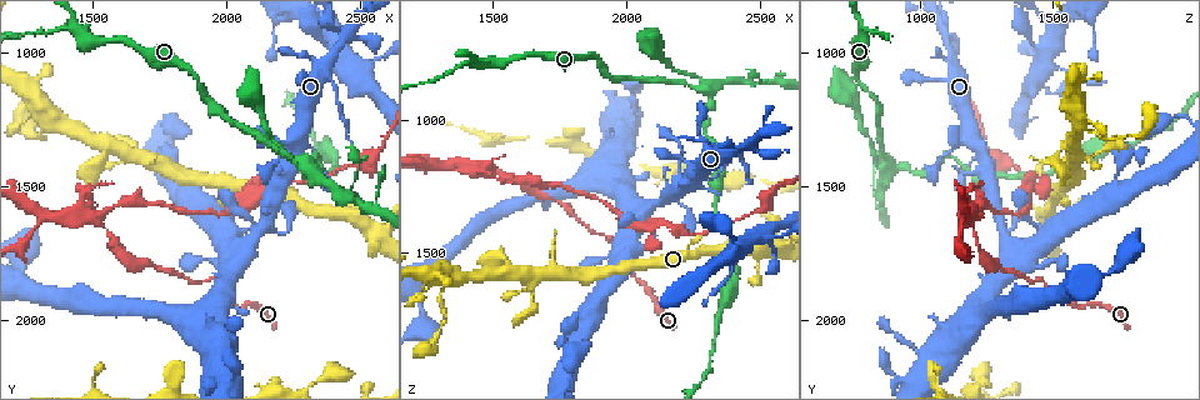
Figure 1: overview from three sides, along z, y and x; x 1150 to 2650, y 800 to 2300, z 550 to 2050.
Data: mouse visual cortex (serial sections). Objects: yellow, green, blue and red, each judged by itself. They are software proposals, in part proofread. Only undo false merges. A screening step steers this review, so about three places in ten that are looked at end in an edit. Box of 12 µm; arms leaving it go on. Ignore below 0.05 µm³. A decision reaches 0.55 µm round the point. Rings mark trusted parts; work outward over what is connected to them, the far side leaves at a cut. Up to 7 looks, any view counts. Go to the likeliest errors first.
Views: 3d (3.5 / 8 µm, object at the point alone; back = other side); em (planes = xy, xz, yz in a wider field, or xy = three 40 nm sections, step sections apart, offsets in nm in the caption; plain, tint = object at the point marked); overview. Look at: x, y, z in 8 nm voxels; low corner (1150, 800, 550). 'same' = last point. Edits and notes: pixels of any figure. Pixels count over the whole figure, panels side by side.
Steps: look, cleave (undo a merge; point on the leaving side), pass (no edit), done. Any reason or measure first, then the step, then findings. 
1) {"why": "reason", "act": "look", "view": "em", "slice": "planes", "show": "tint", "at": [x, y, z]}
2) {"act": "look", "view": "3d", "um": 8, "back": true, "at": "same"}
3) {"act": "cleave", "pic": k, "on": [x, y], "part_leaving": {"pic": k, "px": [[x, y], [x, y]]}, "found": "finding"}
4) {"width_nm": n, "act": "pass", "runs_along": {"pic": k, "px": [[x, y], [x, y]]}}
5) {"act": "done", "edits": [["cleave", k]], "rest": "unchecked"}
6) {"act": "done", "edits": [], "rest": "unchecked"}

{"why": "two arms at a narrow angle", "act": "look", "view": "3d", "um": 3.5, "at": [2210, 1370, 860]}

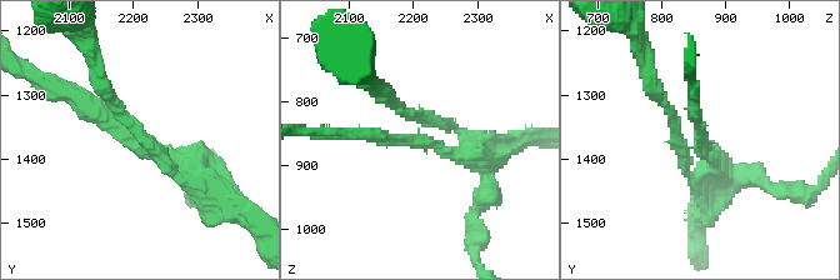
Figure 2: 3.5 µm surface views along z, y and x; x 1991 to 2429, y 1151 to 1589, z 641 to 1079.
{"arms": 3, "arm_widths_nm": [150, 150, 350], "why": "now the EM", "act": "look", "view": "em", "slice": "planes", "show": "tint", "at": [2220, 1370, 860]}

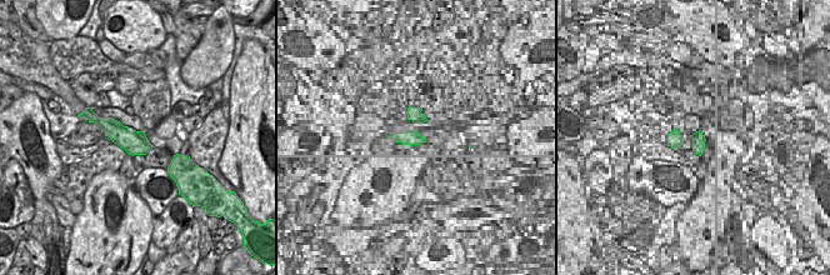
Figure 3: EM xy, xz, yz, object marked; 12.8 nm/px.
{"act": "pass", "runs_along": {"pic": 2, "px": [[74, 95], [108, 126], [208, 176]]}, "found": "one cell here"}

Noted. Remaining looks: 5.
{"why": "small branch off a trunk", "act": "look", "view": "3d", "um": 8, "at": [1510, 1620, 1200]}

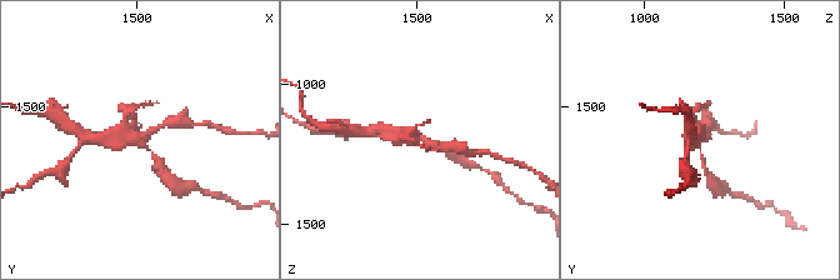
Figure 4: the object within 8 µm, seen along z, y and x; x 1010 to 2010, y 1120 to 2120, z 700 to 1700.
{"why": "zoom in", "act": "look", "view": "3d", "um": 3.5, "at": [1510, 1630, 1190]}

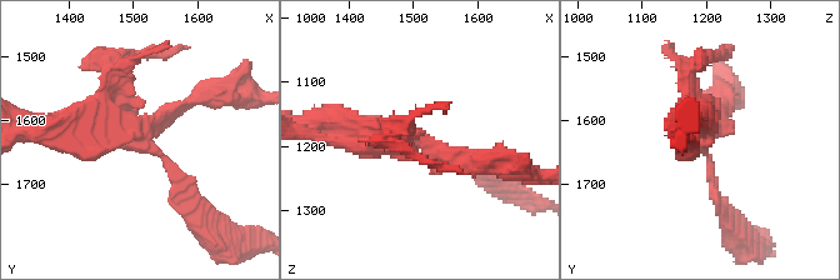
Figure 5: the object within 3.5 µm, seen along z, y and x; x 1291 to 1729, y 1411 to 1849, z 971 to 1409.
{"arms": 3, "arm_widths_nm": [150, 150, 400], "act": "look", "view": "em", "slice": "xy", "step": 3, "show": "tint", "at": [1510, 1635, 1190]}

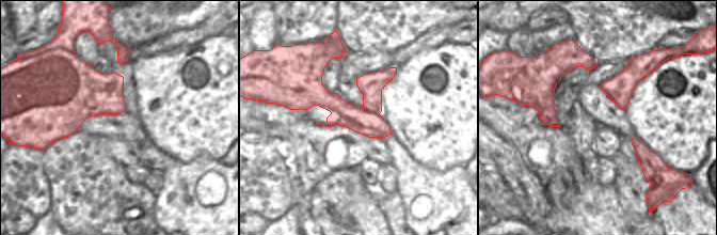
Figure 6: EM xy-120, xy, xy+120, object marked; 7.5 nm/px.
{"act": "cleave", "pic": 5, "on": [131, 54], "part_leaving": {"pic": 5, "px": [[141, 136], [199, 94], [241, 98]]}, "found": "two cells meet here"}

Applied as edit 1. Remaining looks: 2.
{"act": "done", "edits": [["cleave", 5]], "rest": "unchecked"}

